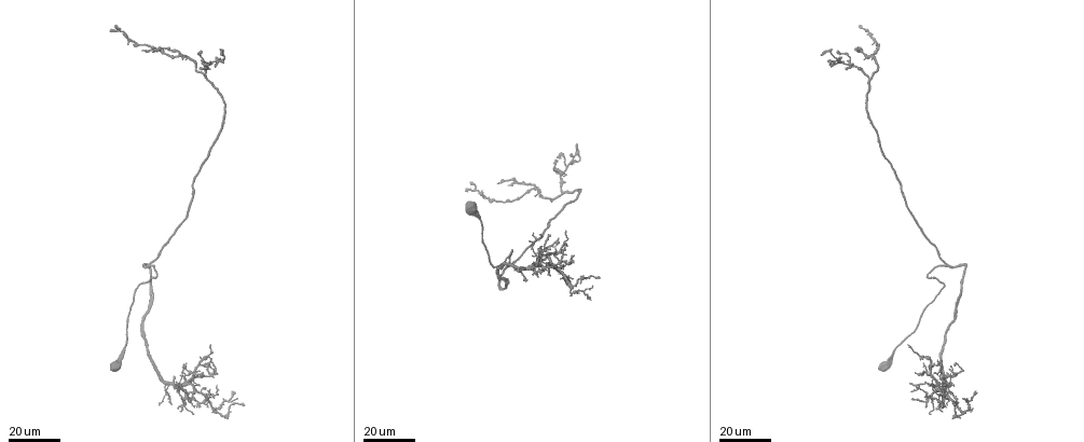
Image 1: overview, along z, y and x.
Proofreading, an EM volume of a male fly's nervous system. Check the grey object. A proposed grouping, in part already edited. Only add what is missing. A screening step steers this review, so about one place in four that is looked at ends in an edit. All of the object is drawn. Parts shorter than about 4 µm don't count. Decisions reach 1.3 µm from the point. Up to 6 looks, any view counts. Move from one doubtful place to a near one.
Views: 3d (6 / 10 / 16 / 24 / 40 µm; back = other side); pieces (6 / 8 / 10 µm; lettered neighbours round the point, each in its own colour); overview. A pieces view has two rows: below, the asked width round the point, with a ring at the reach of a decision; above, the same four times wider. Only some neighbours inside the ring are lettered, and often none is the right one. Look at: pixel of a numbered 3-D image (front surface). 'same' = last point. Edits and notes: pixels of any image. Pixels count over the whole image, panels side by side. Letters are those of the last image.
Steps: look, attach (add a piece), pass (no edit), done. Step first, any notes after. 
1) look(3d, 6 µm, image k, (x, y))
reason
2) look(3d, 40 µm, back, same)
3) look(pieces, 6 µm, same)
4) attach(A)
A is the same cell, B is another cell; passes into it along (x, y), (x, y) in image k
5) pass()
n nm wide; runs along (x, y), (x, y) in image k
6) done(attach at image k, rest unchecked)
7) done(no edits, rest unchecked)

look(3d, 24 µm, image 1, (144, 50))
free end

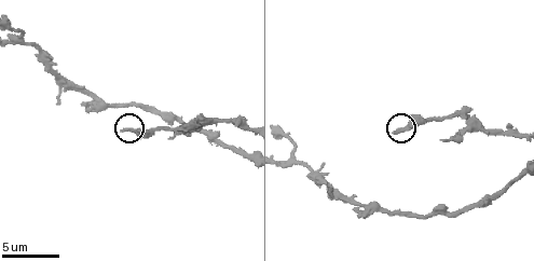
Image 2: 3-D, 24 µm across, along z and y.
look(pieces, 8 µm, image 2, (393, 132))

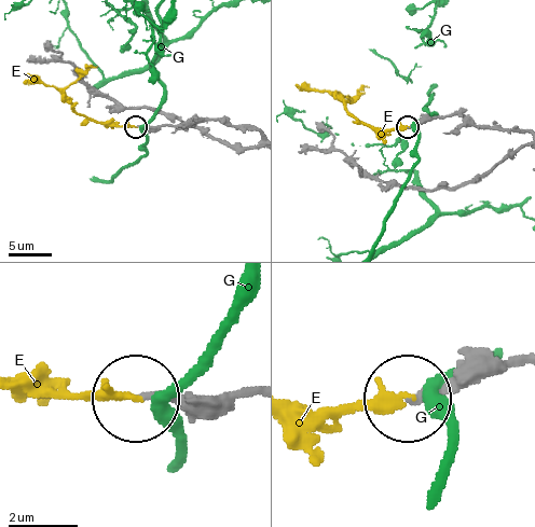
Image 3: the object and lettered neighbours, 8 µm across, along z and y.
attach(E)
E is the same cell, G is another cell; passes into it along (237, 393), (23, 391) in image 3; the neuron continues

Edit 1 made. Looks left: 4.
look(3d, 24 µm, image 1, (471, 182))
long arm stops here

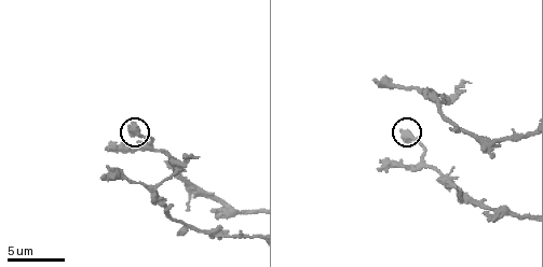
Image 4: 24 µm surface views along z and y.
look(pieces, 6 µm, image 4, (401, 131))

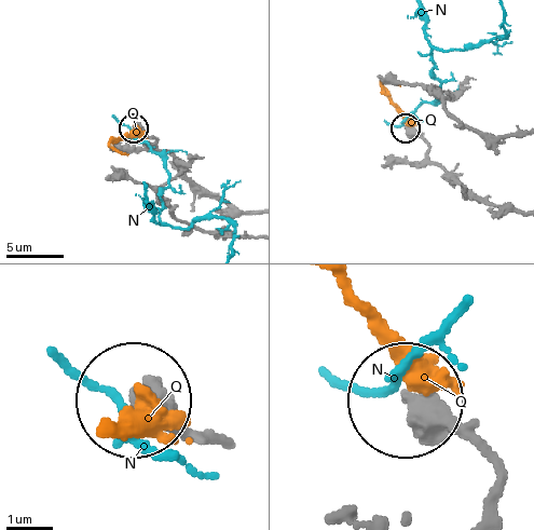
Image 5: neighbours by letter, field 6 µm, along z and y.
pass()
N and Q are other cells; no lettered piece goes on from it

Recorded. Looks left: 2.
look(3d, 16 µm, image 1, (557, 160))
an open end

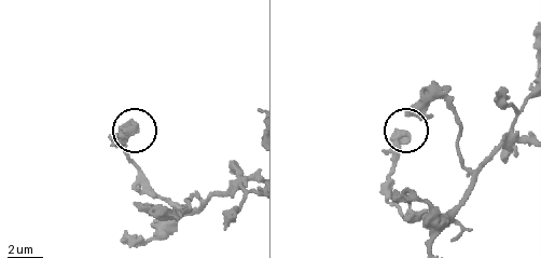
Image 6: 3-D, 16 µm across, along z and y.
look(pieces, 10 µm, image 6, (404, 134))

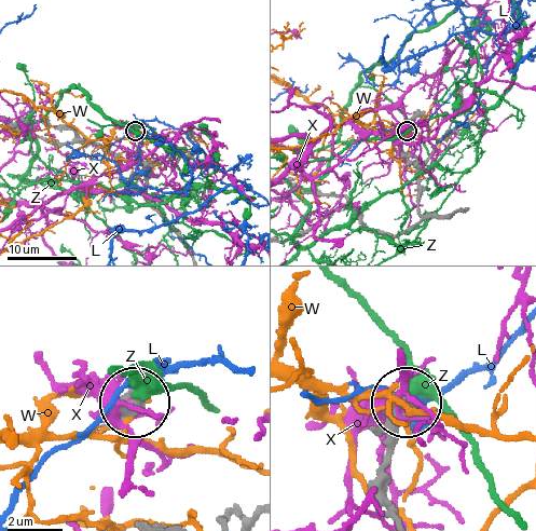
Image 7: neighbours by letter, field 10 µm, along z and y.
pass()
470 nm wide; L, W, X and Z are other cells; no lettered piece goes on from it

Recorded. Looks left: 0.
done(attach at image 3, rest unchecked)

